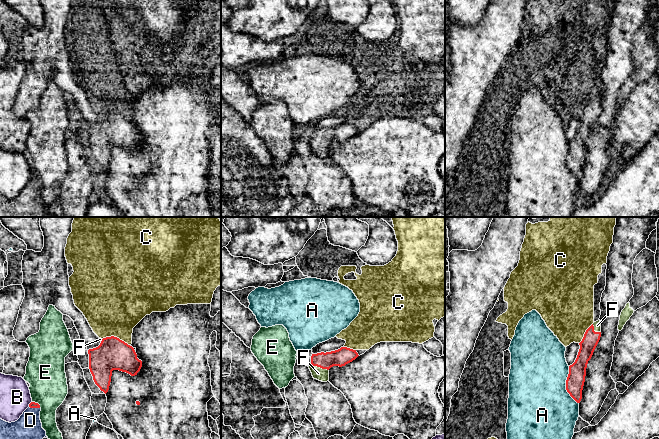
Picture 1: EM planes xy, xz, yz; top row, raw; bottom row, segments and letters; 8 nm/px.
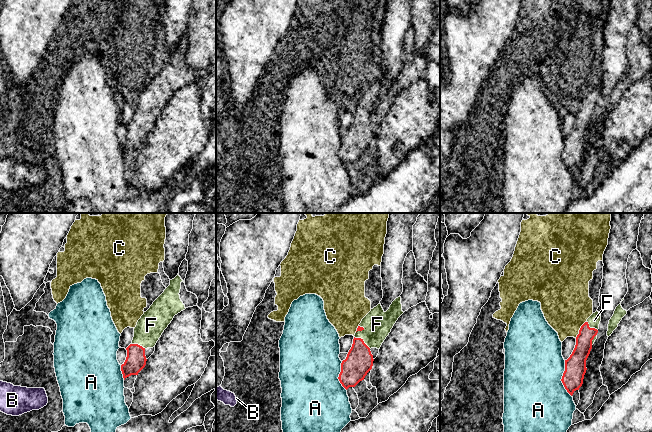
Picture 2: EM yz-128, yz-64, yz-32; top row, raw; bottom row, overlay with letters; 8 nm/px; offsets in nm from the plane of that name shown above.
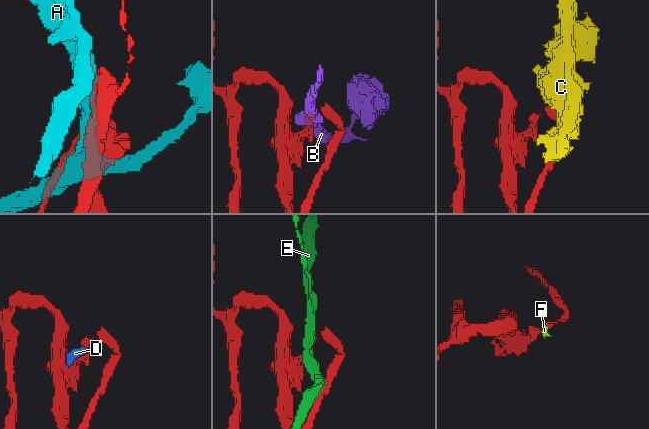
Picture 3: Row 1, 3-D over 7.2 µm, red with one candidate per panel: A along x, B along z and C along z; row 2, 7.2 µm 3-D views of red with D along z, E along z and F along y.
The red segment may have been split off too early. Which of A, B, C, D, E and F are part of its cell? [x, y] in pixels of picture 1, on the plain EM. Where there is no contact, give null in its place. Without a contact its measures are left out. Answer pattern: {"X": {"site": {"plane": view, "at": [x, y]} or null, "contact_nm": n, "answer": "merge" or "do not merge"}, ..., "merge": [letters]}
{"A": {"site": {"plane": "yz", "at": [566, 161]}, "contact_nm": 320, "answer": "do not merge"}, "B": {"site": {"plane": "xy", "at": [29, 180]}, "contact_nm": 50, "answer": "do not merge"}, "C": {"site": {"plane": "xy", "at": [116, 113]}, "contact_nm": 240, "answer": "do not merge"}, "D": {"site": {"plane": "xy", "at": [34, 183]}, "contact_nm": 90, "answer": "do not merge"}, "E": {"site": {"plane": "xy", "at": [37, 179]}, "contact_nm": 90, "answer": "do not merge"}, "F": {"site": {"plane": "xz", "at": [319, 142]}, "contact_nm": 160, "answer": "merge"}, "merge": ["F"]}

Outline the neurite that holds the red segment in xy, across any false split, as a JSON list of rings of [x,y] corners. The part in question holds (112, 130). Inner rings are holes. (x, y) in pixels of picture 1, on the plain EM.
[[[114,112],[103,114],[98,123],[88,126],[88,130],[93,156],[105,170],[109,166],[113,146],[135,152],[142,143],[134,124]]]

